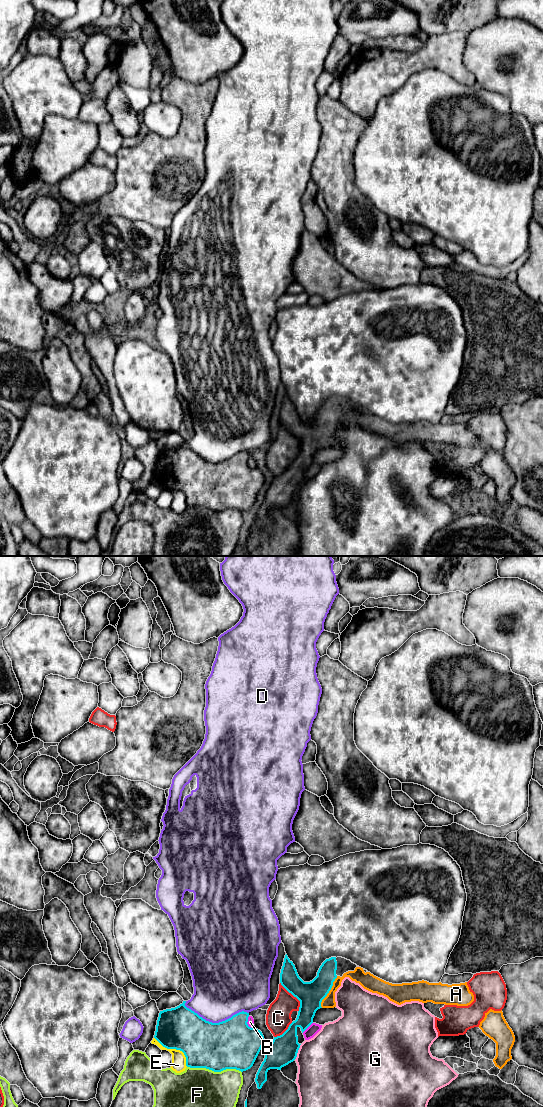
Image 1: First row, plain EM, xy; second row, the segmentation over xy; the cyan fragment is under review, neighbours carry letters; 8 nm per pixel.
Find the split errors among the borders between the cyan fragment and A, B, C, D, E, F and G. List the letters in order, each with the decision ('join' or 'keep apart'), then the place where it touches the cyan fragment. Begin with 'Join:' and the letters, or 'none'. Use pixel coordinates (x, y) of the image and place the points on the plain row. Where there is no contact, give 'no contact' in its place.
Join: A
A: join; meets cyan in xy at (328, 432)
B: keep apart; meets cyan in xy at (246, 463)
C: keep apart; meets cyan in xy at (294, 436)
D: keep apart; meets cyan in xy at (216, 463)
E: keep apart; meets cyan in xy at (175, 488)
F: keep apart; meets cyan in xy at (214, 511)
G: keep apart; meets cyan in xy at (297, 492)

